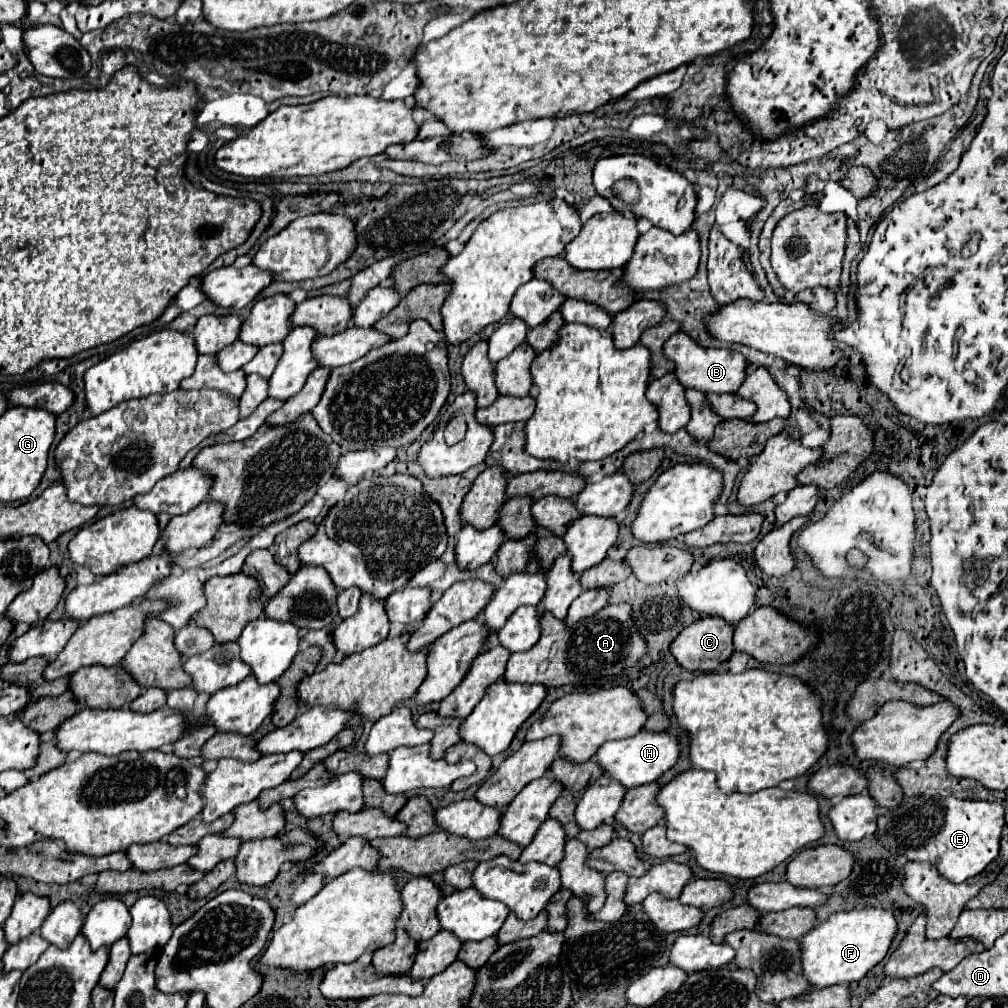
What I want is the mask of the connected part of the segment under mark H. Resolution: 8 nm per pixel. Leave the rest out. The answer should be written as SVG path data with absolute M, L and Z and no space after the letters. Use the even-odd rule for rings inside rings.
M640 731L638 735L604 743L598 749L598 755L594 755L596 763L600 767L604 767L604 771L610 777L618 779L628 789L658 781L668 769L674 767L674 763L678 761L678 757L680 757L680 741L678 741L678 737L674 737L674 735L666 733L666 731L664 733Z

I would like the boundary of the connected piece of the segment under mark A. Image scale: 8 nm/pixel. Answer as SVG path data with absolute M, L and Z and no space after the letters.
M630 603L606 605L592 617L578 621L574 629L552 613L544 613L542 639L532 649L510 655L504 679L518 683L544 683L548 687L594 685L600 679L612 679L634 669L646 653L646 641L632 621Z

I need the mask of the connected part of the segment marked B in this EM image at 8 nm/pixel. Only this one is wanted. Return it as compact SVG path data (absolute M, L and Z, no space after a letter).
M678 331L666 341L664 355L676 363L676 375L686 389L698 389L704 393L736 393L746 379L746 357L732 349L708 349L690 339L688 333Z

